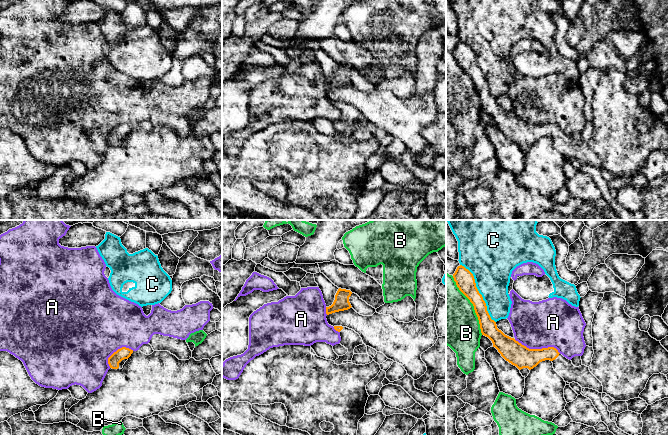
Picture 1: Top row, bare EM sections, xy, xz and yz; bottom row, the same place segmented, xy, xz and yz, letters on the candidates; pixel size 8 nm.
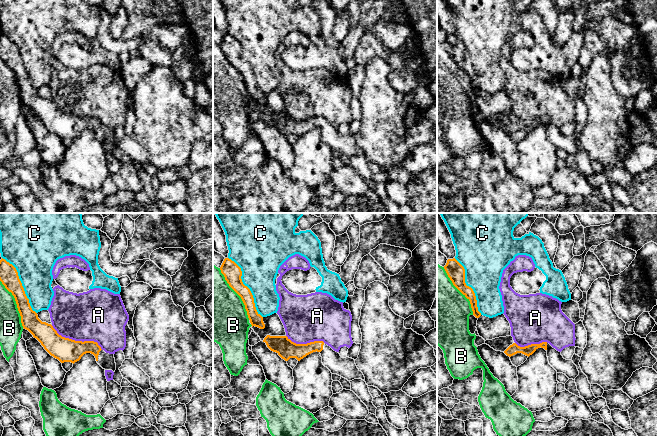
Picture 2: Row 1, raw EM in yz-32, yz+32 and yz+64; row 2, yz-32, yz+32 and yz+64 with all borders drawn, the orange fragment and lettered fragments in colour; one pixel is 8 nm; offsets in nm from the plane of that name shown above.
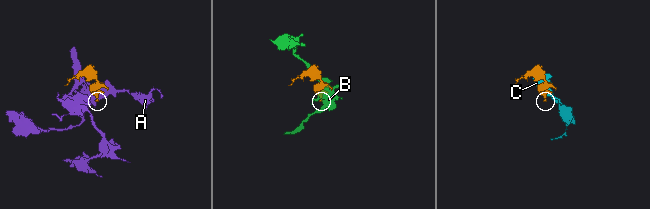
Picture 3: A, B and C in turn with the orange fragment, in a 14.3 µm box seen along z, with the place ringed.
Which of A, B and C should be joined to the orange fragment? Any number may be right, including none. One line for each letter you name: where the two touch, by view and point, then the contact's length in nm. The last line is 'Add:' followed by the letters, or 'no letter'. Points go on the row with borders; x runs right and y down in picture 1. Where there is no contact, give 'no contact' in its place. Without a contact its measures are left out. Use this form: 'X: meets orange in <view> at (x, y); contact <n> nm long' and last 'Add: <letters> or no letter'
Add: no letter

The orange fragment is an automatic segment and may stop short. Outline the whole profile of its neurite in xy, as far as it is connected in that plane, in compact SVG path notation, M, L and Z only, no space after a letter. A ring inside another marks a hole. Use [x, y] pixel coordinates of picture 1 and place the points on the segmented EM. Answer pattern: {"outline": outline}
{"outline": "M122 347L118 349L116 352L114 352L109 358L108 358L108 364L110 368L112 369L122 369L125 362L128 360L128 358L133 353L133 350Z"}

